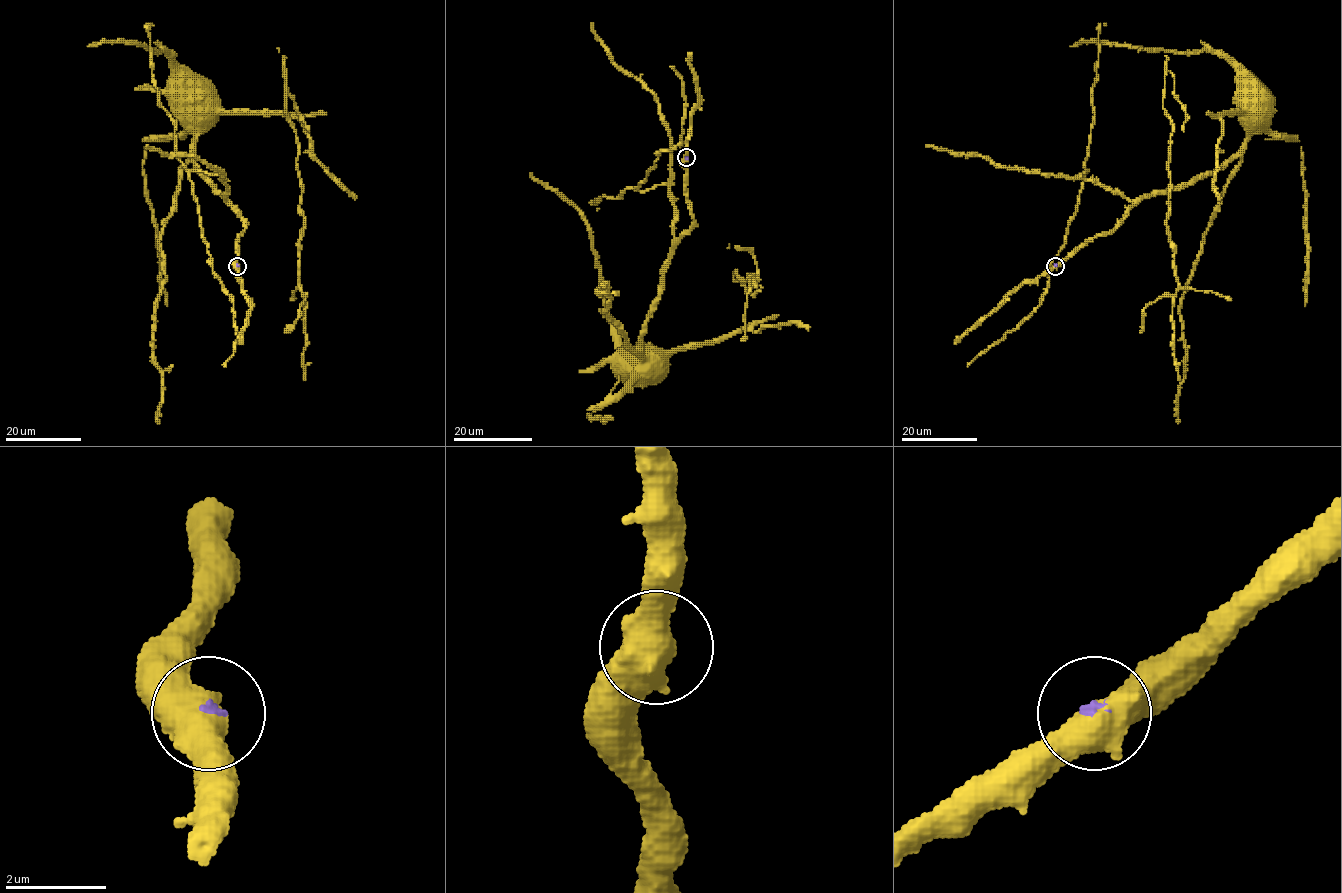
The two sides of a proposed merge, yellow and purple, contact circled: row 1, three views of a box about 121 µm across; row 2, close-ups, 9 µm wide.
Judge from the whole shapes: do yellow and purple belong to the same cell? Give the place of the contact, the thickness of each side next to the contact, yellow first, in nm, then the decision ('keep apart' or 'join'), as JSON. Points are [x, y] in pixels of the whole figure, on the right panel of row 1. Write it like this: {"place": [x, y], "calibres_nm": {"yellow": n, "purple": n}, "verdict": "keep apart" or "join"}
{"place": [1055, 266], "calibres_nm": {"yellow": 550, "purple": 90}, "verdict": "keep apart"}

